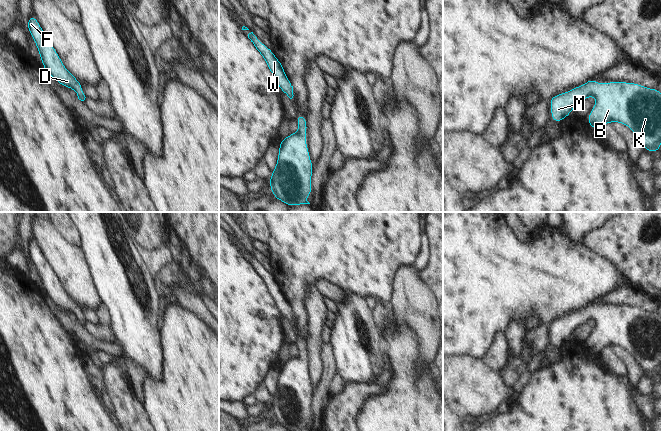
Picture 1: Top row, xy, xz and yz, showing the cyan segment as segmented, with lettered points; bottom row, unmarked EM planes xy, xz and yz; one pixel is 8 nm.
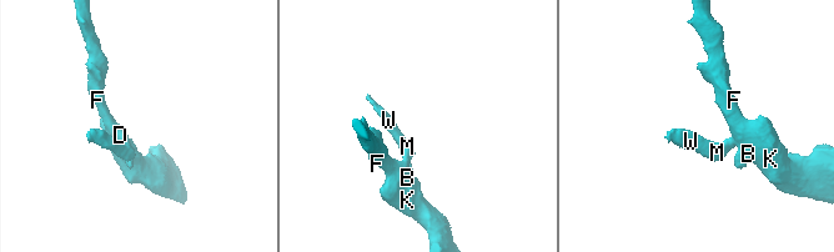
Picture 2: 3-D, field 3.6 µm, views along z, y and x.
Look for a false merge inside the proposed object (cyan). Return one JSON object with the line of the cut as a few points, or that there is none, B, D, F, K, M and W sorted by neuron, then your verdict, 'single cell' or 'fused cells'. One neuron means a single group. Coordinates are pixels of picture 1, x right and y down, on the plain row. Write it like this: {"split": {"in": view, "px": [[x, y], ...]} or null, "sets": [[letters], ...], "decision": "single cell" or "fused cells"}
{"split": null, "sets": [["B", "D", "F", "K", "M", "W"]], "decision": "single cell"}

